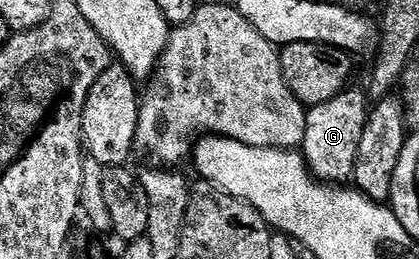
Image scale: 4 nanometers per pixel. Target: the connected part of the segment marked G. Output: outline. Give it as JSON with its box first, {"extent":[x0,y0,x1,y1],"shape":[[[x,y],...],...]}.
{"extent":[301,89,369,185],"shape":[[[348,89],[308,110],[301,154],[312,175],[321,183],[343,185],[354,176],[357,149],[361,149],[361,133],[369,110],[368,96],[364,92],[363,95]]]}

